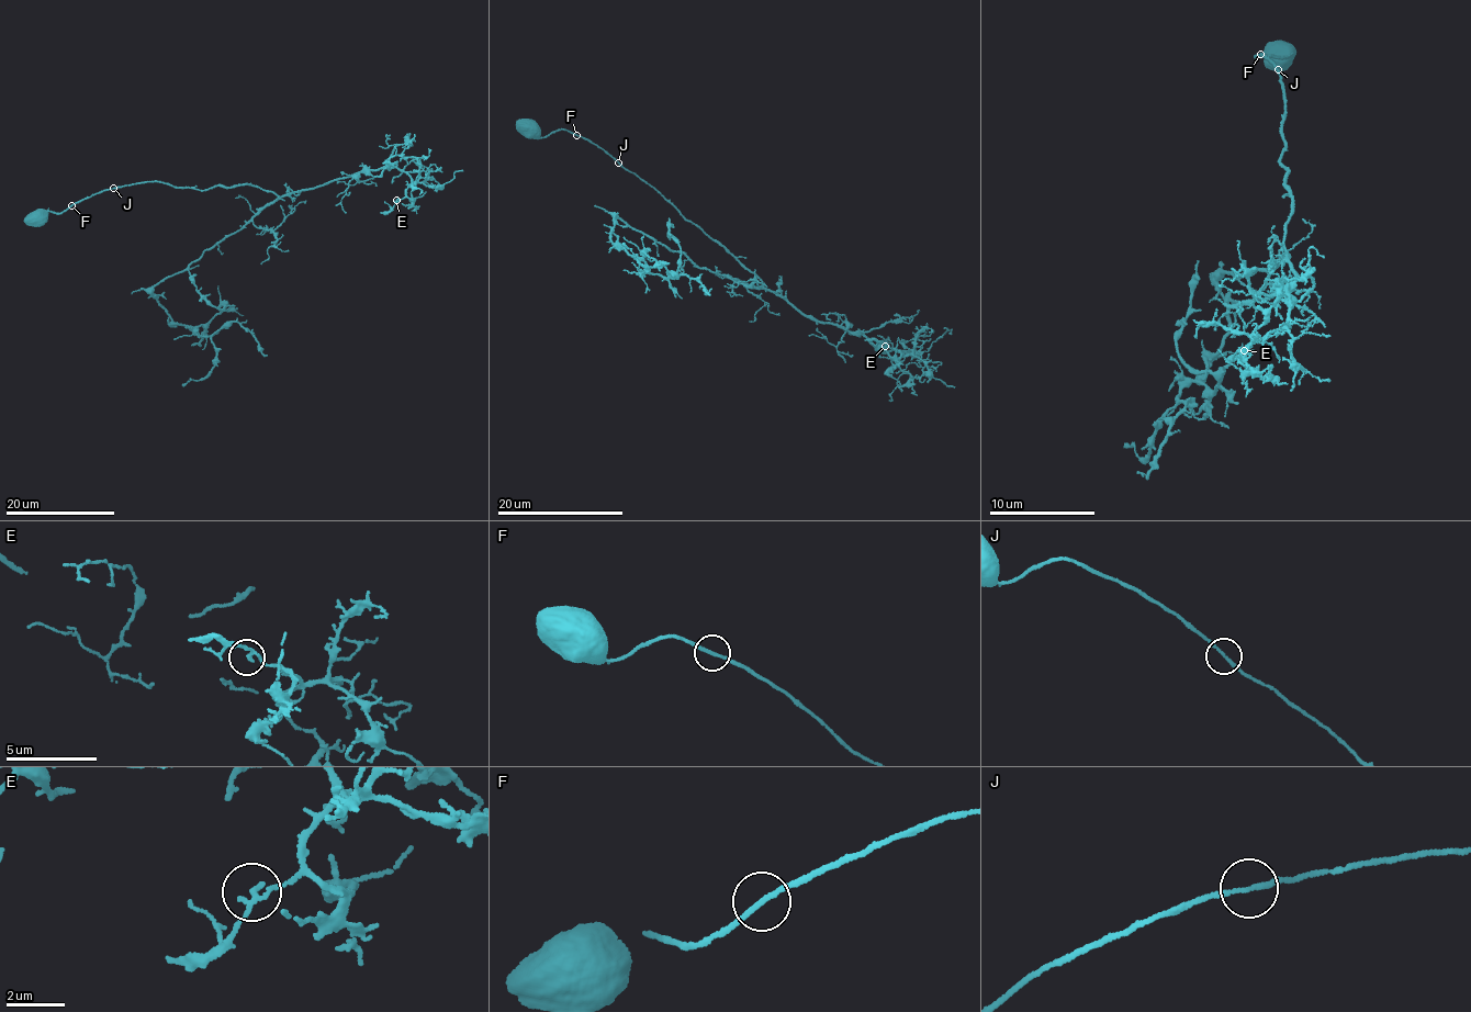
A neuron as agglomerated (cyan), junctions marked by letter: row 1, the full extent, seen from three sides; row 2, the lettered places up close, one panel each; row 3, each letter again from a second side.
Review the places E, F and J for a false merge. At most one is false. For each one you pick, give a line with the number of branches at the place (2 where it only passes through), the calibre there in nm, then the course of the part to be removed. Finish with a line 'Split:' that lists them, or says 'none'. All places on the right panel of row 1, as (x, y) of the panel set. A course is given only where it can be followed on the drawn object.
Split: none

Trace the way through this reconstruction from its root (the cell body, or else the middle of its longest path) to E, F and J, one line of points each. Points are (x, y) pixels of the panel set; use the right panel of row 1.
E: (1279, 260), (1288, 254), (1288, 266), (1297, 276), (1286, 290), (1294, 300), (1288, 306), (1288, 322), (1244, 350)
F: (1279, 260), (1294, 203), (1280, 159), (1288, 100), (1282, 72), (1260, 54)
J: (1279, 260), (1288, 252), (1286, 222), (1294, 203), (1286, 183), (1290, 170), (1280, 159), (1288, 100), (1279, 69)

